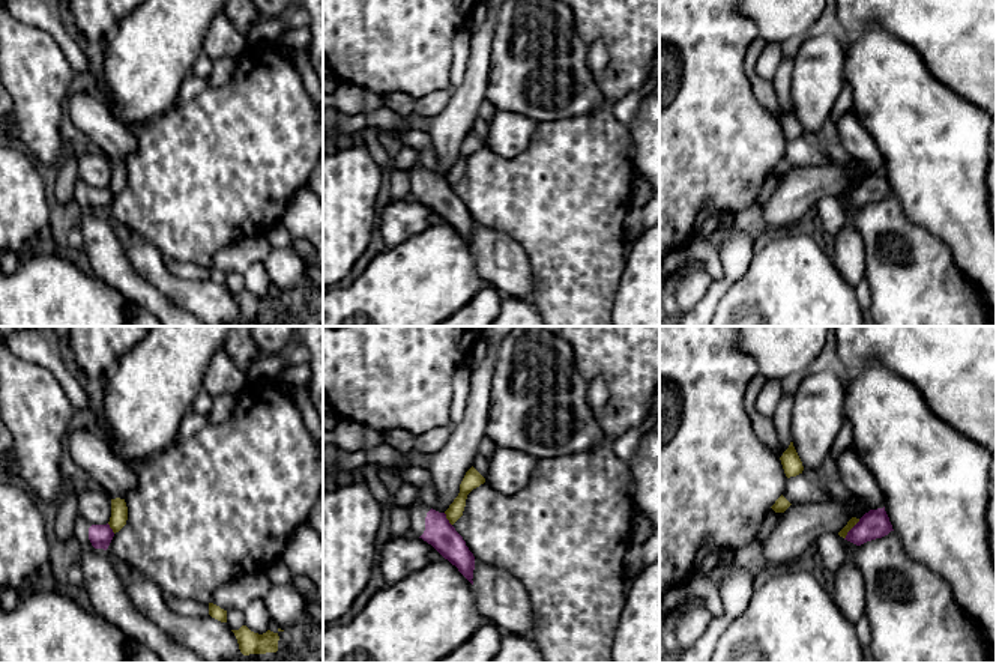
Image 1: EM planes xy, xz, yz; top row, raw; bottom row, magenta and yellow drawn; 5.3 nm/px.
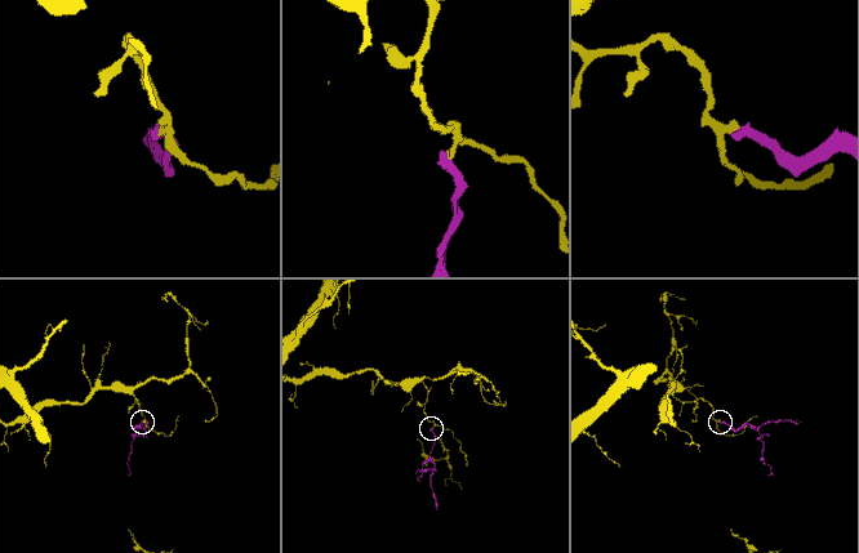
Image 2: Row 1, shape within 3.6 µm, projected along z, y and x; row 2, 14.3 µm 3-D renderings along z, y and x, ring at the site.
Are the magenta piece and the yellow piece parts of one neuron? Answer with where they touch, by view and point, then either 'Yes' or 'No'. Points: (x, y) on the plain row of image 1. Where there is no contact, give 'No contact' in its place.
Touches magenta at yz (851, 193). No

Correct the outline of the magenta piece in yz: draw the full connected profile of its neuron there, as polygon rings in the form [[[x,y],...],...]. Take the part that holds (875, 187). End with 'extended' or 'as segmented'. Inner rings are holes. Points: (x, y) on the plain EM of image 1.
[[[883,170],[865,176],[859,185],[847,195],[844,203],[861,209],[867,204],[885,200],[891,194],[894,192]]] | as segmented

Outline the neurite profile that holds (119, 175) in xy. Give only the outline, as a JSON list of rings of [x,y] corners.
[[[116,161],[111,162],[111,180],[110,180],[110,191],[113,192],[113,195],[119,195],[128,183],[128,170],[125,162]]]

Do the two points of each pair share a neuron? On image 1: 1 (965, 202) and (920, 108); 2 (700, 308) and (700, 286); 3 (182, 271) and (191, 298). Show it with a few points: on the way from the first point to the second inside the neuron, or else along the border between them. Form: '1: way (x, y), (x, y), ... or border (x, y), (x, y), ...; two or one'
1: way (942, 179), (936, 167), (935, 143), (924, 131); one
2: border (714, 281), (688, 310); two
3: border (164, 260), (181, 277), (208, 278); two

